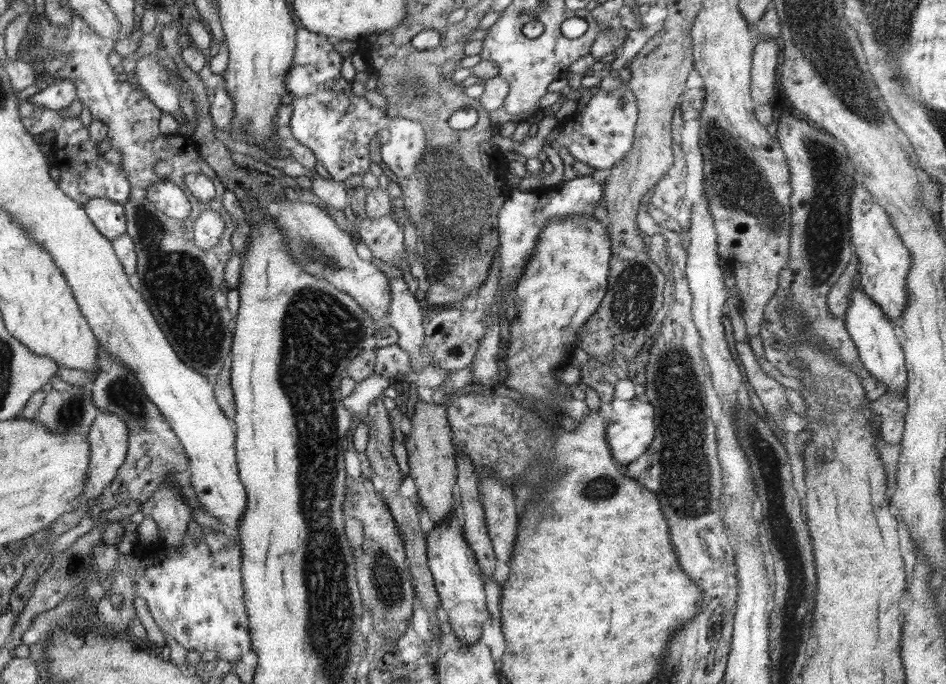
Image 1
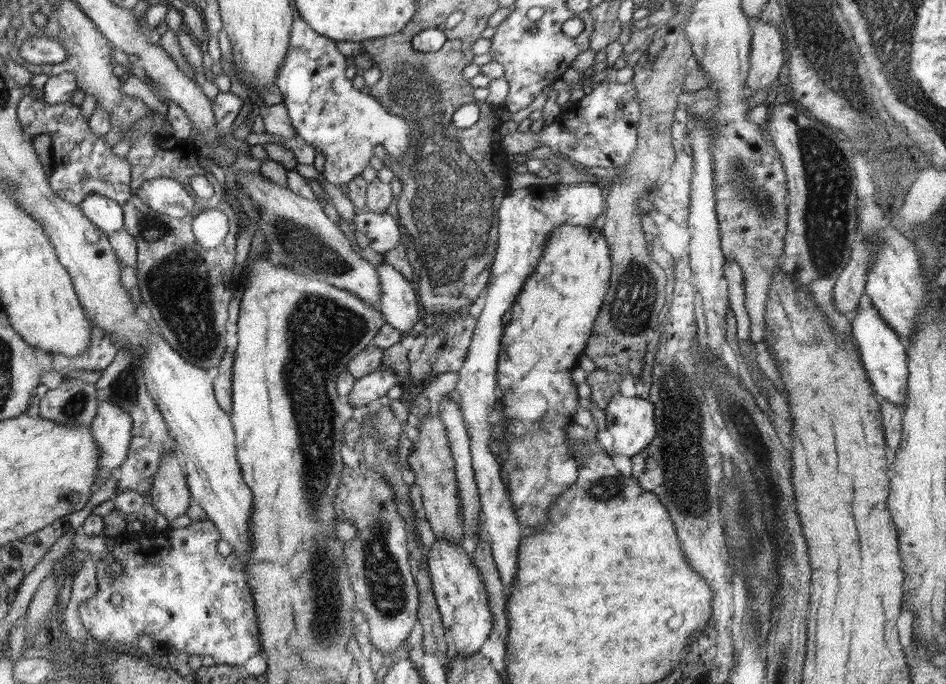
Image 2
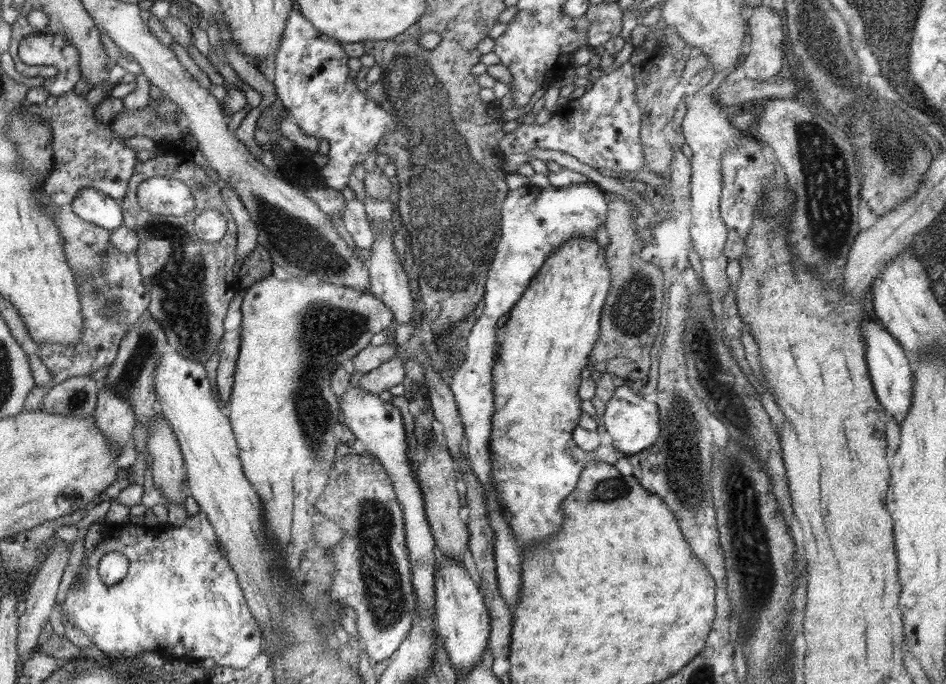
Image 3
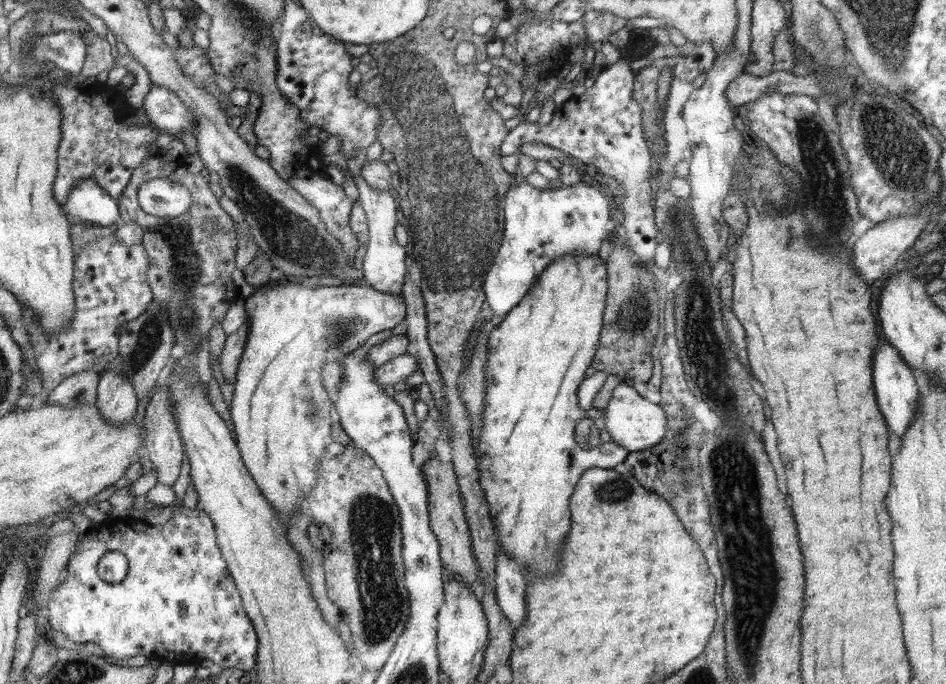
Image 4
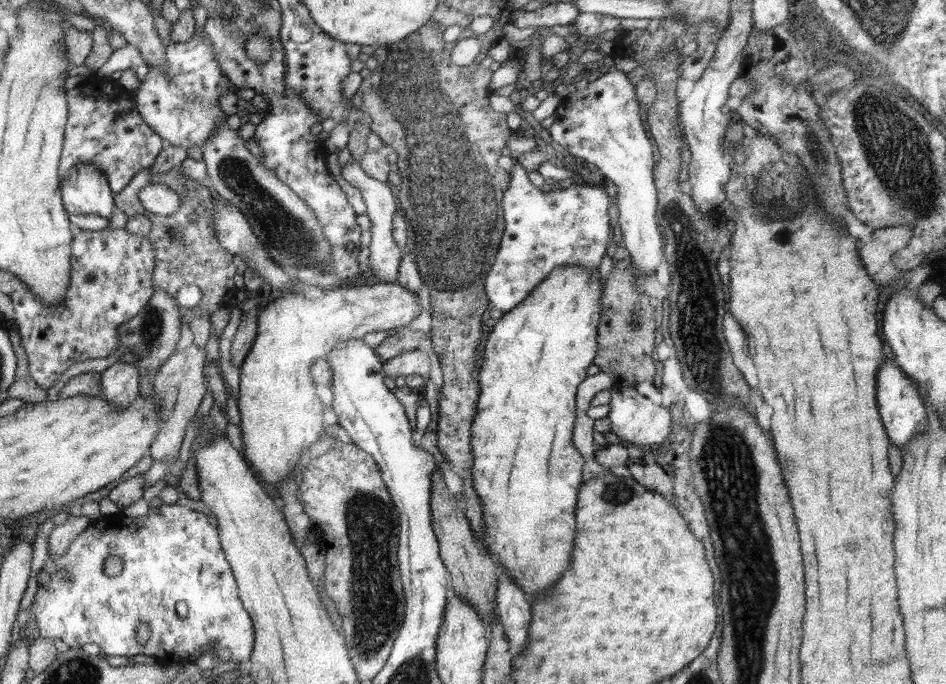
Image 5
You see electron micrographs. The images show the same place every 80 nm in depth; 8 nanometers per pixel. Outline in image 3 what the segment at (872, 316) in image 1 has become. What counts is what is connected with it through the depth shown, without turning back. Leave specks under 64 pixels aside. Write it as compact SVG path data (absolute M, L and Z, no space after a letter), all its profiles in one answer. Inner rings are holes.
M869 316L861 324L861 333L865 342L866 364L876 398L888 415L896 417L899 422L898 426L900 426L911 407L913 393L913 371L910 369L906 352L900 342L885 329L884 325L880 326L876 320Z

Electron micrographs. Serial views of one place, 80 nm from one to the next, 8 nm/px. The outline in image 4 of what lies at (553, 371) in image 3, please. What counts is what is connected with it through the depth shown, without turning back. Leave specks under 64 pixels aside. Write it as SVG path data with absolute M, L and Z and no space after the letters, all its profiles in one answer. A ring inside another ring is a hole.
M568 253L548 264L537 278L528 294L489 331L484 429L476 442L481 452L479 483L495 524L498 549L517 560L524 576L528 571L547 575L556 568L558 548L570 528L569 500L582 473L594 467L613 469L629 453L612 440L585 449L575 439L575 428L587 414L580 406L577 390L598 350L603 325L608 291L605 262L598 255Z

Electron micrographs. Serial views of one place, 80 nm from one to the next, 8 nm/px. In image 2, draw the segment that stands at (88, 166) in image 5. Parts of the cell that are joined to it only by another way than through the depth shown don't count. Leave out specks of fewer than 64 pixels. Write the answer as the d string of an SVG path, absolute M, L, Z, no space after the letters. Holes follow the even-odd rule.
M94 193L88 195L78 208L84 212L88 220L94 222L103 233L110 238L114 233L126 229L126 218L123 216L123 205L118 201L111 200Z

